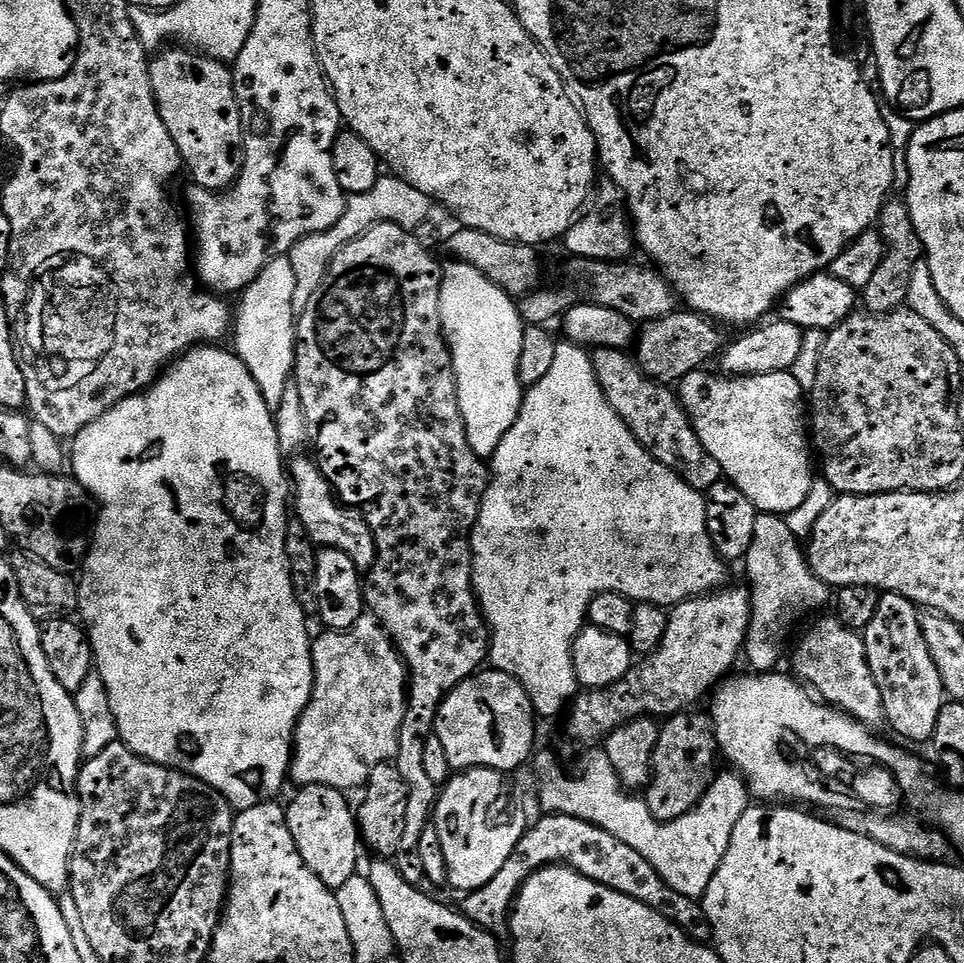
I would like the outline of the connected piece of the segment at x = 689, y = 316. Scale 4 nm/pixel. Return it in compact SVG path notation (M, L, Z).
M677 310L669 316L649 320L635 337L634 359L651 380L659 380L661 384L669 386L675 385L692 372L701 371L707 365L704 364L707 360L717 359L718 353L726 344L720 328L717 321L691 310Z

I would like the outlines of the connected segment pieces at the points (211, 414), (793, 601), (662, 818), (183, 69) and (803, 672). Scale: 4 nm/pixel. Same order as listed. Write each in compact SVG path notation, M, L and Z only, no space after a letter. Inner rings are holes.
M197 346L189 348L183 356L167 365L166 371L151 388L145 388L138 396L126 397L125 400L114 405L109 412L102 414L102 418L90 422L90 426L82 429L71 441L70 472L74 479L87 490L89 497L95 503L96 500L100 503L100 517L97 520L95 517L94 531L90 536L90 547L82 565L84 577L79 577L78 580L78 587L80 589L78 616L86 625L88 641L92 643L94 668L106 686L106 694L110 698L110 710L114 710L114 722L116 723L116 735L119 743L124 744L130 750L134 750L134 754L138 754L143 760L149 760L155 764L161 764L167 768L185 772L187 776L193 776L202 782L206 782L214 791L221 792L233 809L243 810L245 808L253 808L259 804L269 803L275 797L272 795L283 786L284 780L286 784L286 781L289 779L296 724L300 720L300 715L304 713L304 708L310 702L310 694L314 686L314 666L312 665L312 640L310 635L308 636L308 620L304 617L307 616L306 609L301 606L300 599L296 597L296 591L292 585L290 566L286 558L286 538L288 537L288 526L290 523L290 476L286 471L285 453L281 452L278 446L276 417L273 409L269 408L266 400L262 398L262 392L258 390L258 384L254 382L250 370L246 370L246 366L240 361L239 356L236 355L235 351L228 349L227 352L226 349L220 347L224 346Z
M759 513L754 524L754 539L750 544L750 550L744 559L749 595L752 602L751 622L747 630L747 638L744 640L744 656L755 673L773 671L784 652L780 640L785 636L788 628L804 614L831 601L832 592L829 585L826 585L812 572L807 564L807 555L802 549L797 536L789 528L787 519L777 513Z
M685 710L677 712L675 716L667 717L660 724L658 746L654 746L652 751L652 781L647 786L646 799L650 814L654 814L654 818L663 824L669 824L693 812L700 805L700 800L718 775L718 767L716 768L718 749L714 725L705 713L703 716L696 711L700 710Z
M184 46L169 47L157 56L160 57L151 61L148 73L160 117L166 122L166 130L170 130L170 138L174 138L178 146L183 167L196 179L193 181L199 187L207 188L209 192L219 193L231 188L244 167L244 123L240 117L240 104L236 101L232 68L225 61L214 60Z
M837 618L820 620L800 640L796 653L792 656L792 668L795 679L807 686L825 705L853 716L859 724L869 726L883 725L885 723L882 694L878 690L878 682L870 674L870 666L866 662L866 646L864 637L859 631L850 629Z

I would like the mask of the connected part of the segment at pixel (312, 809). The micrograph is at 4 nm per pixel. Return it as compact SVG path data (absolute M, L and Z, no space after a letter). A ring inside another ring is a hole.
M305 784L300 792L289 804L286 804L288 825L290 834L294 834L294 846L298 846L298 854L305 866L316 875L322 883L330 889L341 888L345 882L350 882L352 876L357 875L356 859L362 853L362 841L360 839L360 826L357 813L348 805L348 800L339 788L322 786L321 784Z

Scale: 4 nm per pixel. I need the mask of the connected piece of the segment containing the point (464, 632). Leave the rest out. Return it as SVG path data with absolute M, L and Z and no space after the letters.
M375 224L369 232L364 232L356 240L351 240L344 248L340 249L339 254L333 258L332 265L328 267L327 274L324 275L324 281L318 286L318 290L314 290L314 294L310 298L310 302L306 302L304 308L299 309L298 319L296 322L296 366L294 369L294 382L298 386L298 394L302 398L302 410L306 414L306 422L308 423L308 431L314 437L314 444L316 440L316 453L314 459L319 464L321 470L324 471L324 476L330 483L332 483L332 491L336 493L339 503L344 506L351 506L353 509L364 508L362 511L362 519L368 523L368 528L372 532L373 538L376 539L376 560L371 568L367 569L366 579L363 581L364 585L364 602L367 611L378 618L378 622L383 628L388 631L388 636L392 643L396 645L397 652L404 660L404 667L407 668L410 677L408 685L408 704L404 708L404 717L402 718L402 726L398 734L398 750L396 751L395 766L398 774L402 774L402 778L408 784L408 801L406 802L406 831L402 833L402 846L398 850L398 854L394 858L396 868L402 874L402 878L406 878L406 882L413 886L420 886L425 883L424 871L422 870L422 858L418 854L416 847L422 838L422 830L430 823L434 816L434 809L436 806L436 798L438 795L438 786L434 782L430 782L430 777L426 775L426 738L433 735L436 726L436 715L440 709L441 702L449 696L455 688L458 687L463 680L468 680L471 676L475 676L477 672L485 667L486 661L489 659L488 645L490 643L490 633L488 626L484 622L484 616L480 612L480 603L476 600L476 591L472 589L472 527L476 524L478 518L478 510L480 503L484 500L484 495L488 489L488 481L490 479L490 468L487 463L478 455L474 454L474 450L470 450L468 439L466 438L466 428L462 422L462 414L458 406L458 394L456 393L456 379L454 378L454 370L452 369L452 355L448 349L448 344L444 340L444 327L440 324L440 282L442 279L442 264L439 264L422 245L416 241L417 237L413 233L402 230L396 224Z

